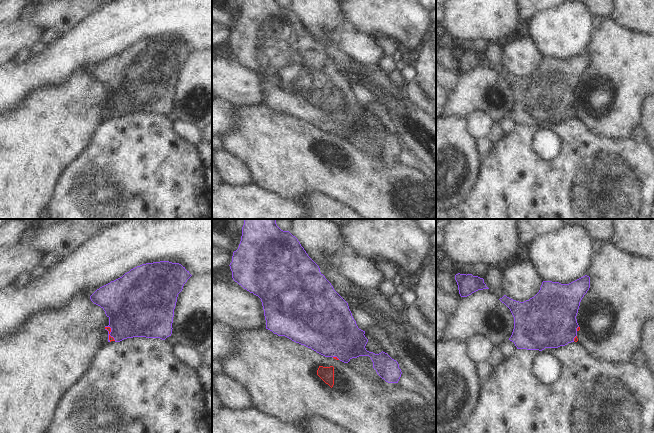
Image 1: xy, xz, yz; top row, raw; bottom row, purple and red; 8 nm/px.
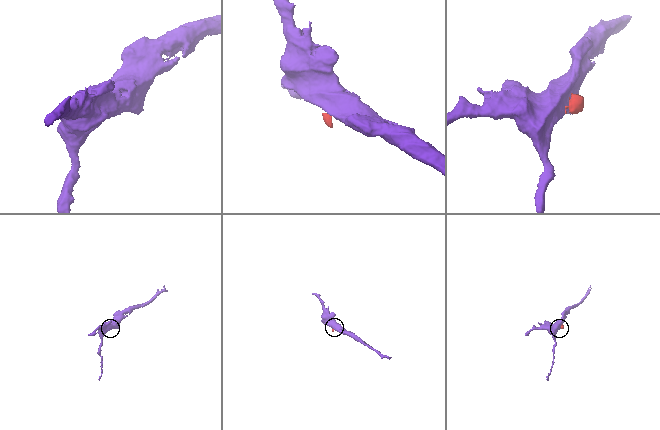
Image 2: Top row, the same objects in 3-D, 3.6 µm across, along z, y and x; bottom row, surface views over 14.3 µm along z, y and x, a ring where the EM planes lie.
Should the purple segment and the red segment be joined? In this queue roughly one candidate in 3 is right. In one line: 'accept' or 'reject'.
reject

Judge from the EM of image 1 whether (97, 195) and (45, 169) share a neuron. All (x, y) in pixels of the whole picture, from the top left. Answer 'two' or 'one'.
two

